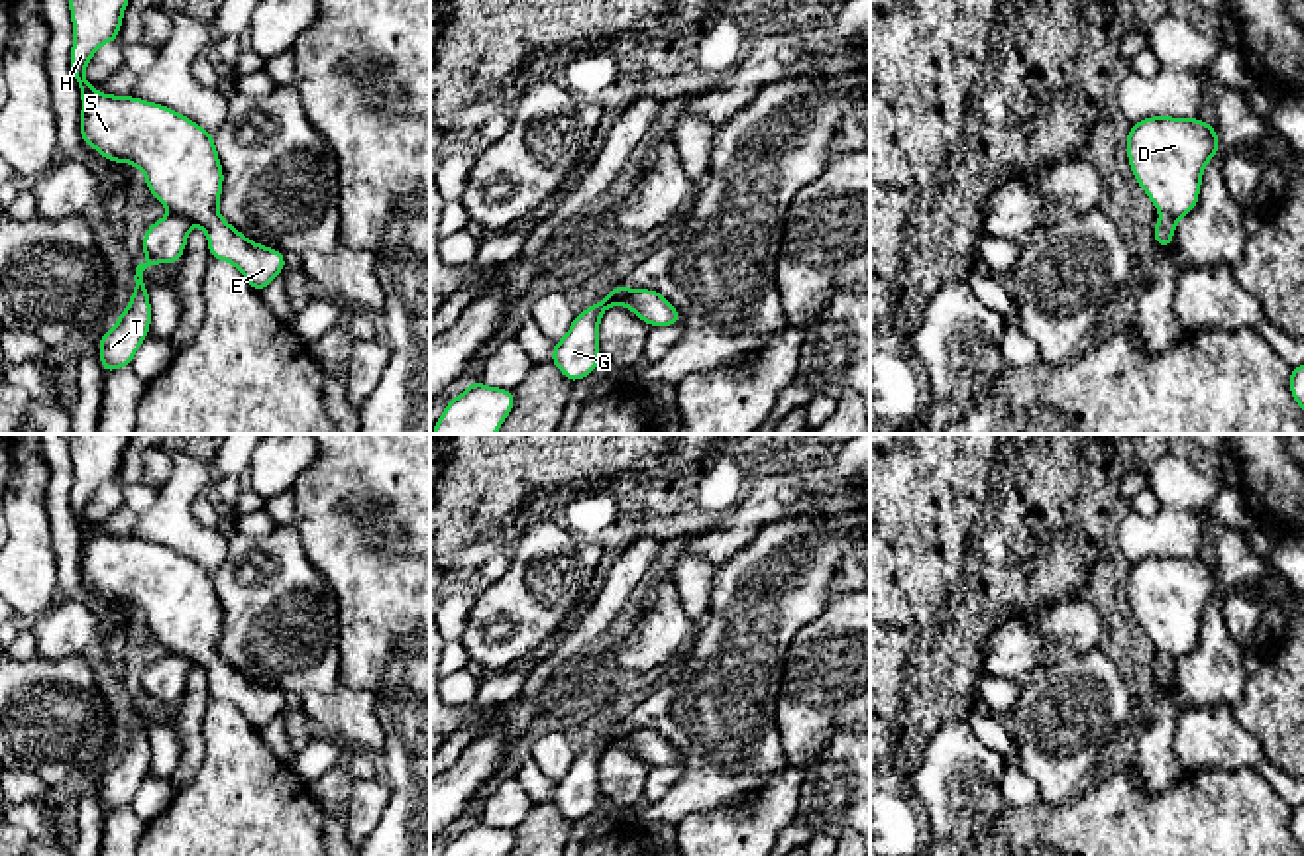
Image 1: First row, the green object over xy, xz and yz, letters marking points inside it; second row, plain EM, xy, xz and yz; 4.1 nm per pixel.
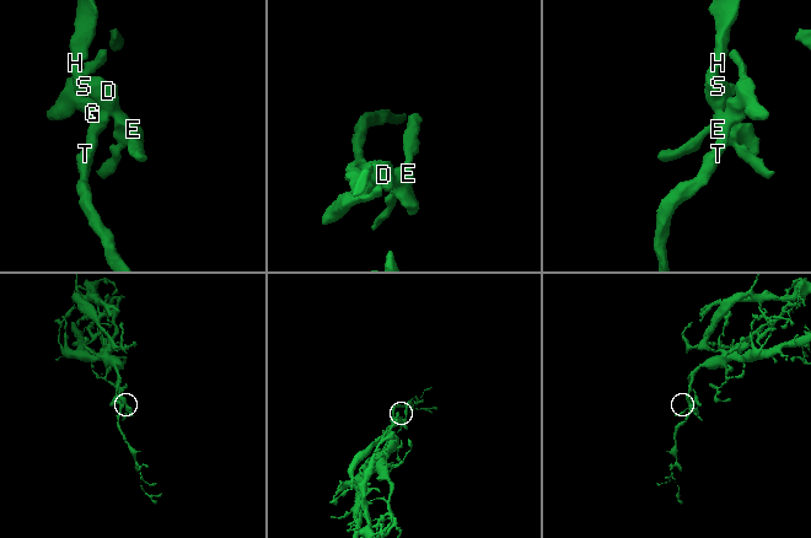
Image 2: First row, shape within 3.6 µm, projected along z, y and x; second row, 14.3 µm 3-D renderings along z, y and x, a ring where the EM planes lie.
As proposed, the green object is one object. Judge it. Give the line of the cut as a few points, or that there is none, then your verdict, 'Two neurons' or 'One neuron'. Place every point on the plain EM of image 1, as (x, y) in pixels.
Split along xy (171, 652), (183, 654), (193, 662). Two neurons

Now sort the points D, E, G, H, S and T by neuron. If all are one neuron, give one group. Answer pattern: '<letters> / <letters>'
D E H S / G T

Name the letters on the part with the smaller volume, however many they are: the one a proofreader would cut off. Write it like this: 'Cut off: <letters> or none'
Cut off: G, T

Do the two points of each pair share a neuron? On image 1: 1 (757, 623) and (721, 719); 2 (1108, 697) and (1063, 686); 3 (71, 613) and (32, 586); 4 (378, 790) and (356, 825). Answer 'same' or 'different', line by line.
1: same
2: same
3: different
4: same

